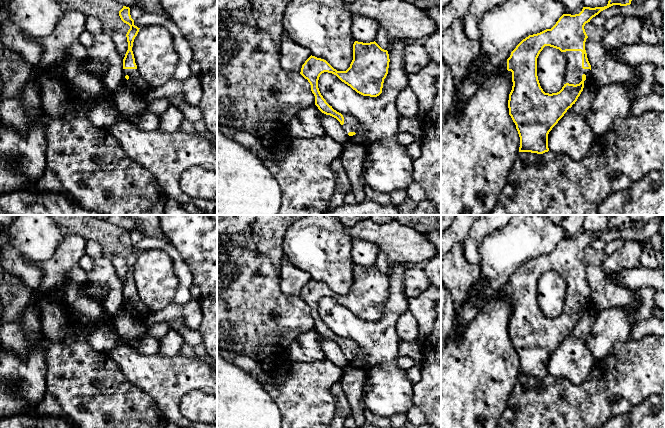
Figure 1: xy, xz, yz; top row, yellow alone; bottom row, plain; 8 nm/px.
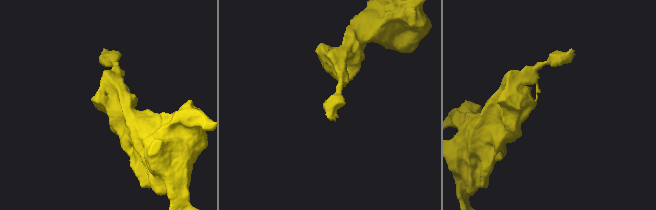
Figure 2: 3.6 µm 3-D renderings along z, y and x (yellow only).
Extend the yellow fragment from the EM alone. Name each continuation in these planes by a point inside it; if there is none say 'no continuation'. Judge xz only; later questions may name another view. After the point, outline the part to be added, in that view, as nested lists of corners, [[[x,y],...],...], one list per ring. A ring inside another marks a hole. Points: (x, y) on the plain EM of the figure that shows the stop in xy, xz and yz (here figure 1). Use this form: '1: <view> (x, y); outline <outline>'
1: xz (351, 348); outline [[[342,338],[344,341],[344,348],[342,352],[347,359],[348,365],[362,368],[366,363],[366,352],[354,340],[350,338]]]

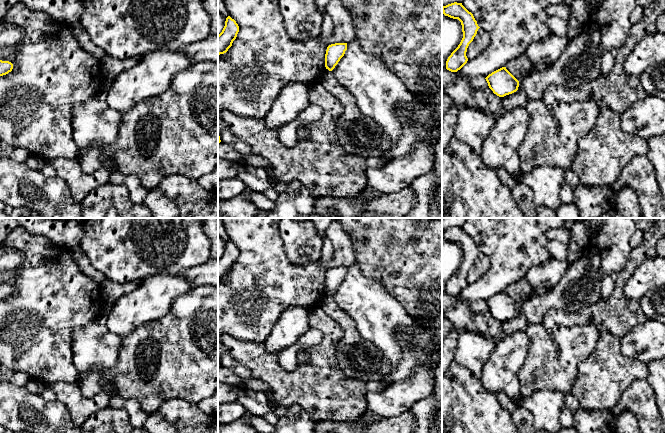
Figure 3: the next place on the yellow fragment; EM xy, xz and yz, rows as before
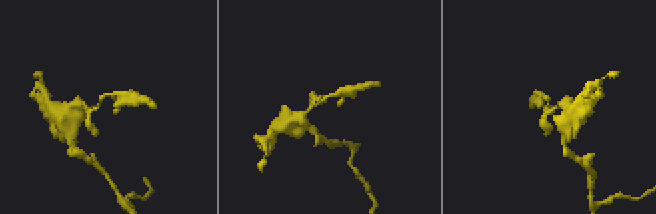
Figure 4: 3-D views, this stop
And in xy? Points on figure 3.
no continuation

